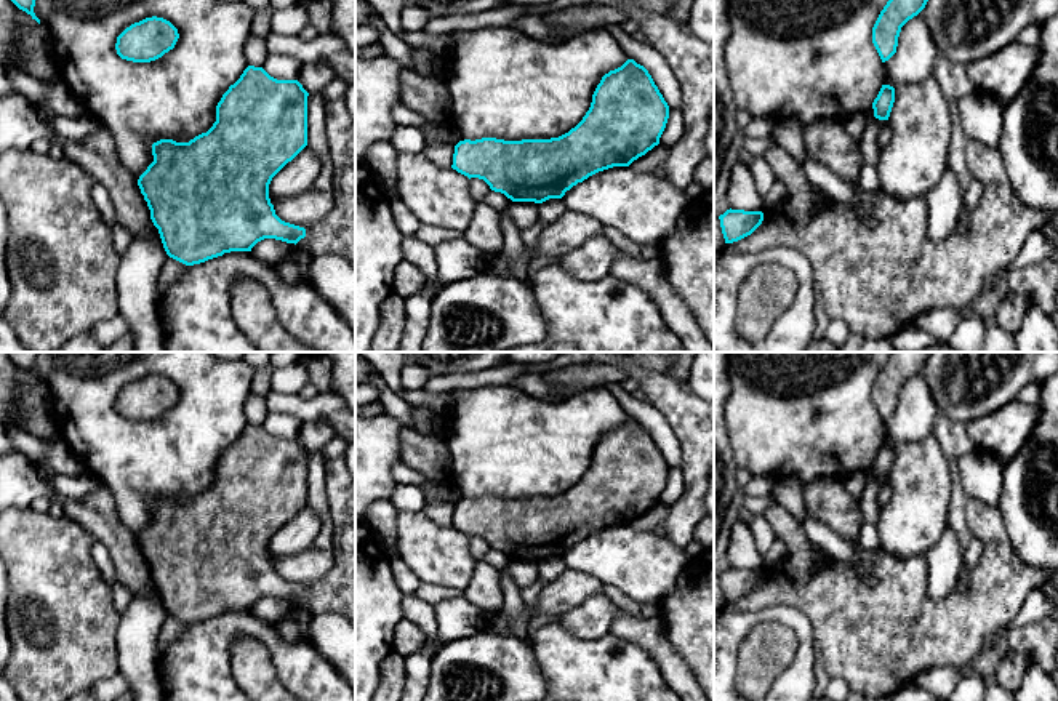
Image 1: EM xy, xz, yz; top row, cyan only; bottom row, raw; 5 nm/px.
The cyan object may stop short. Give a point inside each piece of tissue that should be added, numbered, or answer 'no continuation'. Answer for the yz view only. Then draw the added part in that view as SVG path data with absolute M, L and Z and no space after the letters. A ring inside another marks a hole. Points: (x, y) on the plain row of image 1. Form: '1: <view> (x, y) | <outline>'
no continuation

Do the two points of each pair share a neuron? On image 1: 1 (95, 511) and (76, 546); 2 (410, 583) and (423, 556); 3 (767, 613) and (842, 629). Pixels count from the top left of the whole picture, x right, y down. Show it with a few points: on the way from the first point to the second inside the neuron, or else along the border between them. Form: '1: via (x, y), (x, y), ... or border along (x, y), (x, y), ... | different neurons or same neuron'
1: border along (64, 514), (74, 519), (96, 541) | different neurons
2: border along (397, 557), (421, 581) | different neurons
3: border along (778, 604), (796, 607), (809, 620), (815, 644) | different neurons

